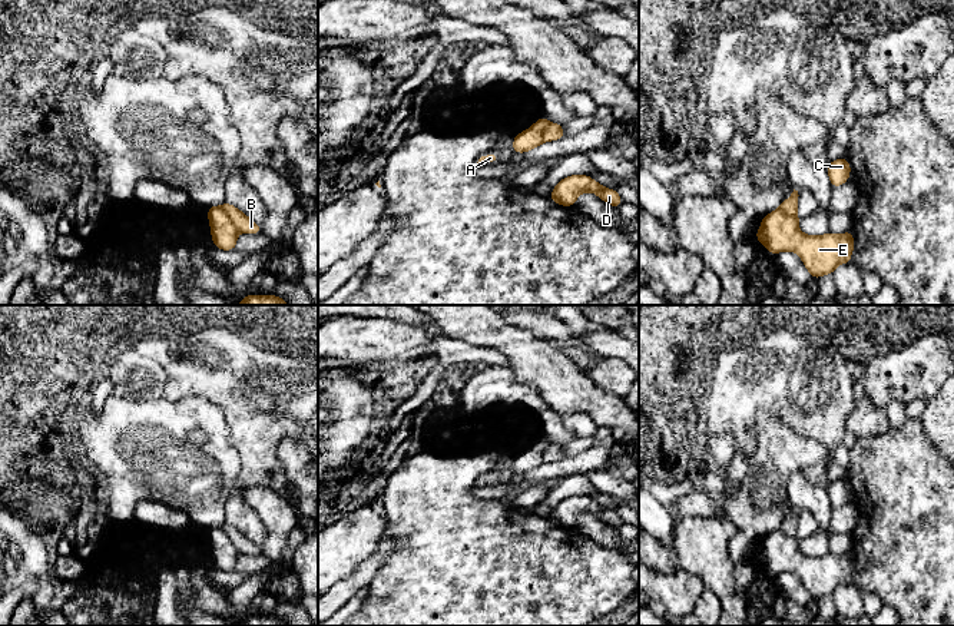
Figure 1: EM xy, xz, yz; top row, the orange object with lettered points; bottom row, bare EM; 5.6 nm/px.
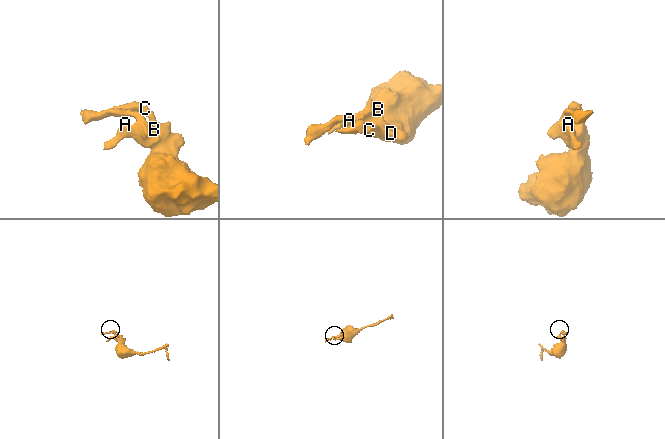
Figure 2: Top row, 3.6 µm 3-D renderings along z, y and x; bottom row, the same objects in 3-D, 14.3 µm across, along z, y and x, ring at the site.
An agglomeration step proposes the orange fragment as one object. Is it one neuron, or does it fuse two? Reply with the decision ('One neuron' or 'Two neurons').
Two neurons

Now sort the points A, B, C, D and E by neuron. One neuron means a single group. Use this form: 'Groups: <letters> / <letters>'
Groups: A C D E / B

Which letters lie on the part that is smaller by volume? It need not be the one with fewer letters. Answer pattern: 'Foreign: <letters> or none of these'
Foreign: B

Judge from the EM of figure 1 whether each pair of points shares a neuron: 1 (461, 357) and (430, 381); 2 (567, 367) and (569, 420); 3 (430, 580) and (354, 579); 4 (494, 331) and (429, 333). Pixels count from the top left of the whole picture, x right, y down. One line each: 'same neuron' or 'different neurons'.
1: same neuron
2: different neurons
3: different neurons
4: different neurons

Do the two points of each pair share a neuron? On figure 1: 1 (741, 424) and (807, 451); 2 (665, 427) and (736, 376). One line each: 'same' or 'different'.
1: different
2: different

